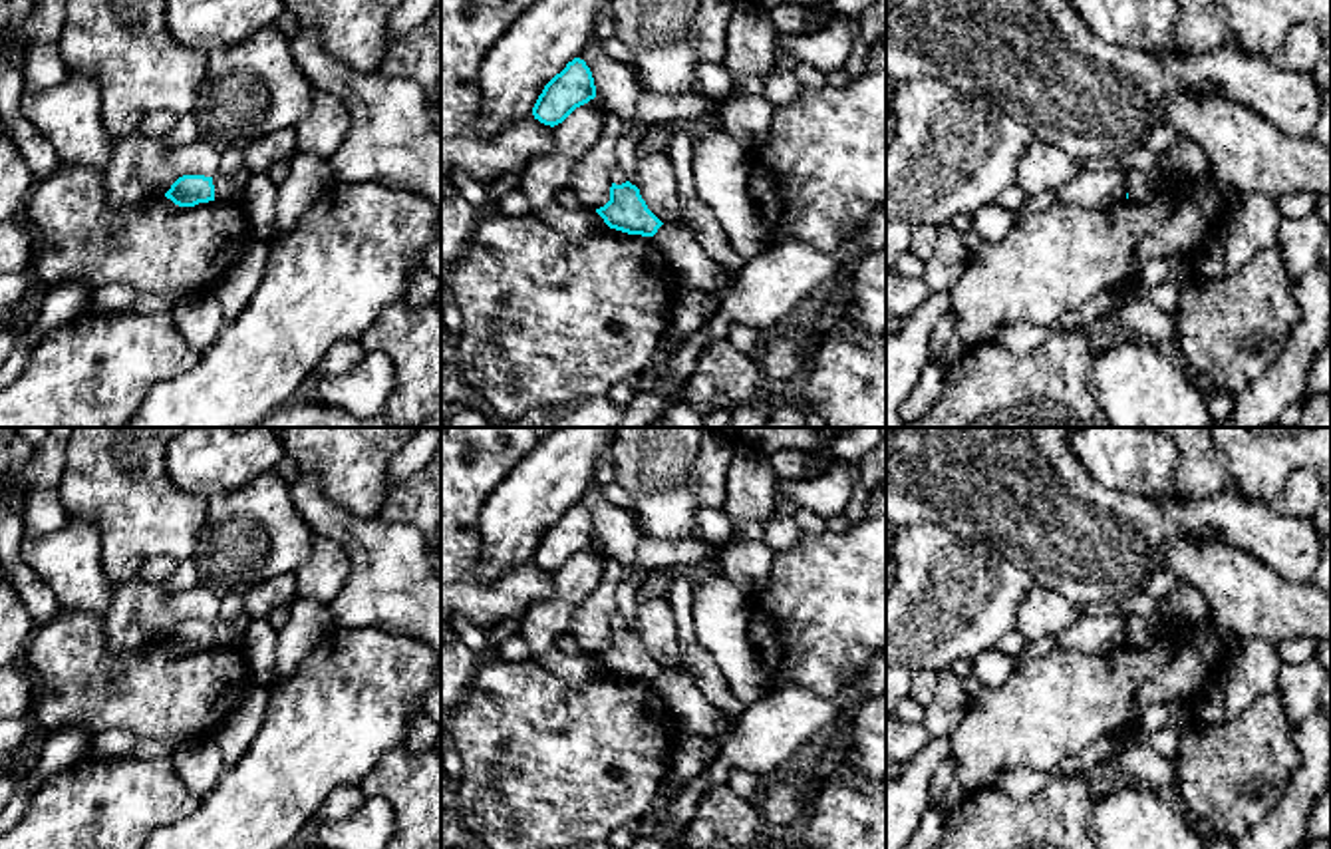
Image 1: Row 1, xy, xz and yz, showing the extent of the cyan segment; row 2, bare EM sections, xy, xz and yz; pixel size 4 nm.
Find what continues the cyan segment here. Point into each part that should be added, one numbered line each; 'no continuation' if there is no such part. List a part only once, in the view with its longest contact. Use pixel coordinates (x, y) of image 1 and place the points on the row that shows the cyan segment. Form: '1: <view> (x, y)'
no continuation

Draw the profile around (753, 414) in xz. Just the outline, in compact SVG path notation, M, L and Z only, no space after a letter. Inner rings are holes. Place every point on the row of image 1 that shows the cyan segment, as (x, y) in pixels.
M761 400L741 404L731 412L731 427L763 427L769 420L769 412L769 404Z

